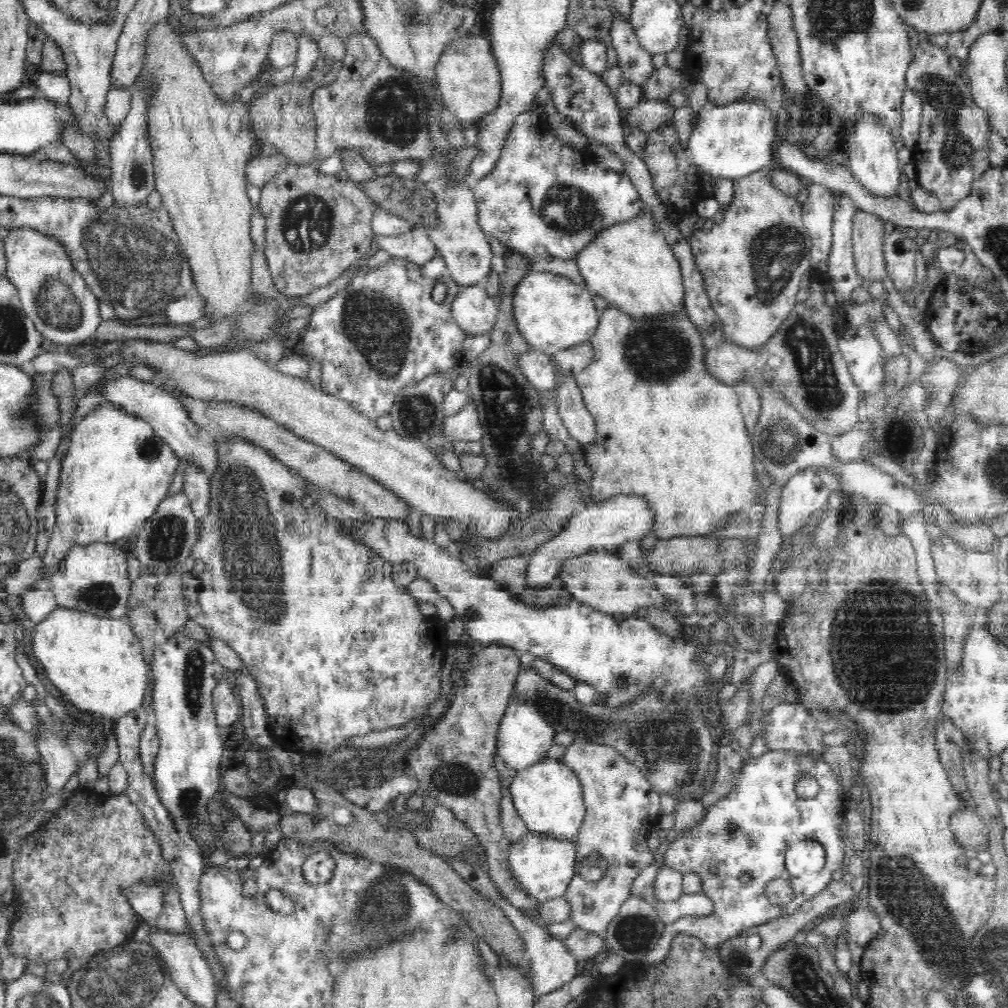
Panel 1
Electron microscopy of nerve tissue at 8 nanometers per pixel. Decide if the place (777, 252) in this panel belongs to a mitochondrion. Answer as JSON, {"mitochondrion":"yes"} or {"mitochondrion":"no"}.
{"mitochondrion":"yes"}

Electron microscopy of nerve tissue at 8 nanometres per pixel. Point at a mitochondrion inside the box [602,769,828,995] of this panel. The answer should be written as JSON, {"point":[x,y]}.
{"point":[635,932]}

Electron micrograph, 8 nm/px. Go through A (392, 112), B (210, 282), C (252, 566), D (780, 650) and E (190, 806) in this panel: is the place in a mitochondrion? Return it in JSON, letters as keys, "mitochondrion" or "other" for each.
{"A":"mitochondrion","B":"other","C":"mitochondrion","D":"other","E":"mitochondrion"}

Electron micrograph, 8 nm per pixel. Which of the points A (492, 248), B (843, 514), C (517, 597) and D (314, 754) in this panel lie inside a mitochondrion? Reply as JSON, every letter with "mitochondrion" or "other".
{"A":"other","B":"other","C":"other","D":"other"}

